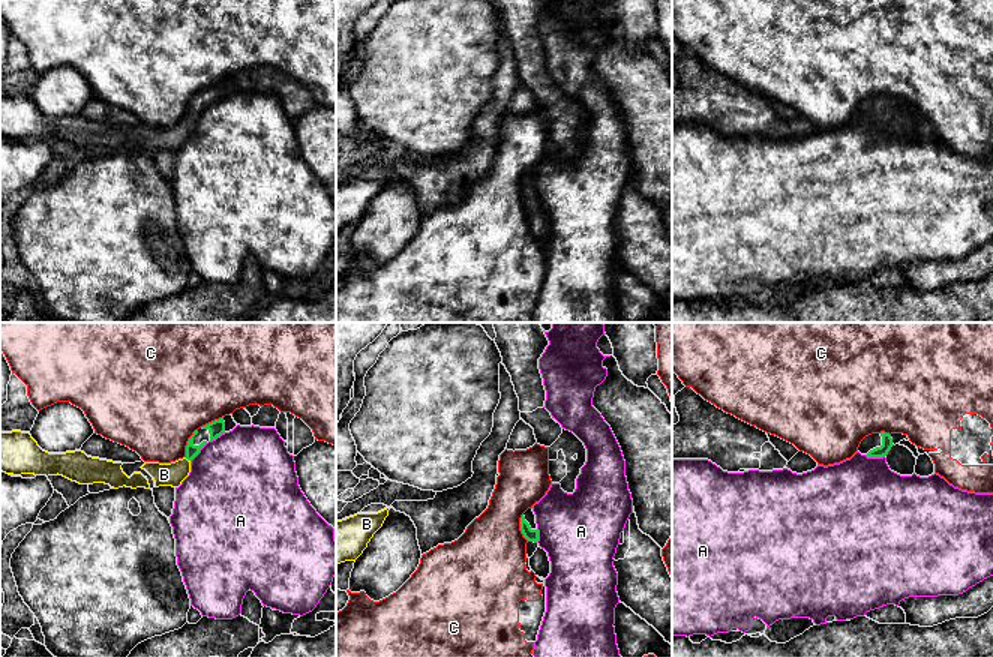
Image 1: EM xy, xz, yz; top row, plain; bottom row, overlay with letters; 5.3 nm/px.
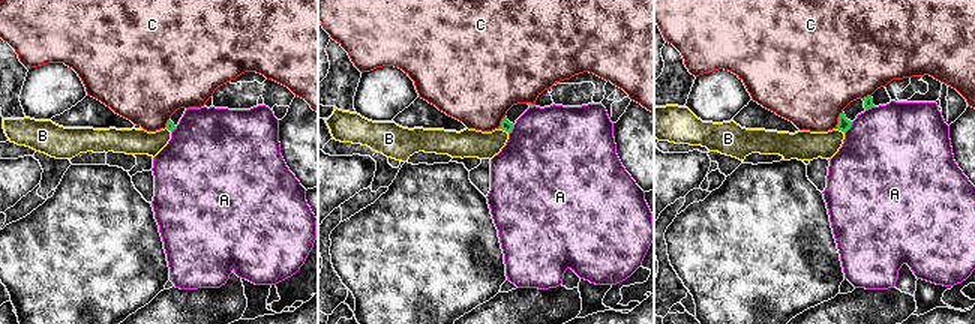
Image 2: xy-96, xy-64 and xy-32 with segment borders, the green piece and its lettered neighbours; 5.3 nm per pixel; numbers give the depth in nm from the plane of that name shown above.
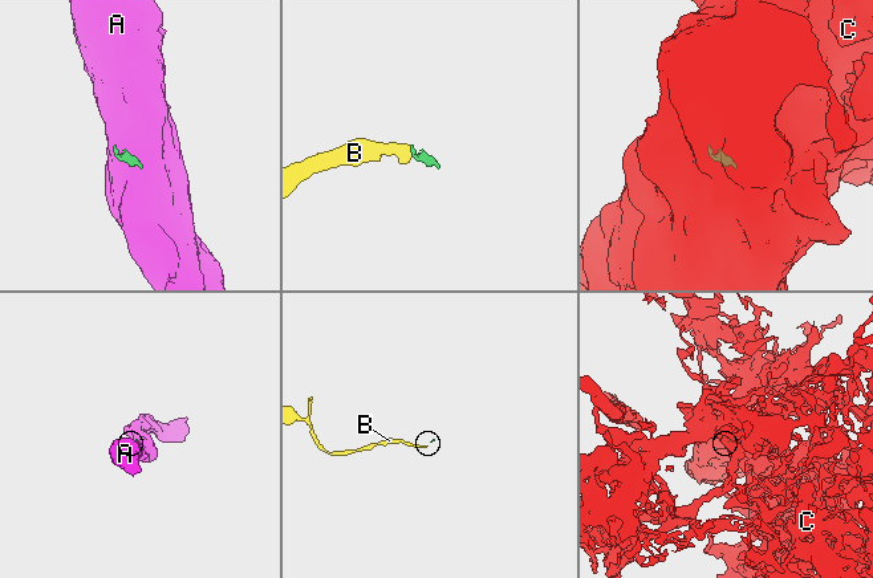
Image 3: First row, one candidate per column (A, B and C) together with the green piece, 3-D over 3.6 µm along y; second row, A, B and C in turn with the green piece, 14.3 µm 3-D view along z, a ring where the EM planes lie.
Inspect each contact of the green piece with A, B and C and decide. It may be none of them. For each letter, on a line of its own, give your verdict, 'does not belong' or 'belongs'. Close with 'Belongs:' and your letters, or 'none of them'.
A: does not belong
B: belongs
C: does not belong
Belongs: B

